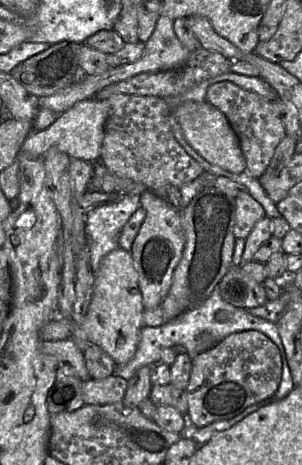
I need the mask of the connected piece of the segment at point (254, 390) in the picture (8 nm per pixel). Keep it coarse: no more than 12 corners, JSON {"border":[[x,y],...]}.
{"border":[[230,334],[192,360],[190,425],[275,394],[282,359],[265,334]]}

